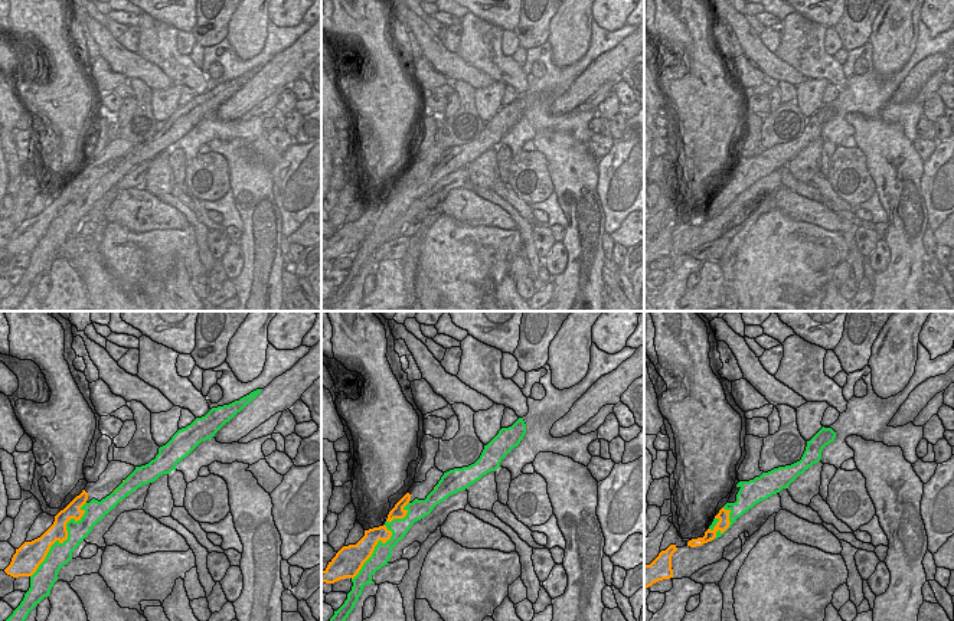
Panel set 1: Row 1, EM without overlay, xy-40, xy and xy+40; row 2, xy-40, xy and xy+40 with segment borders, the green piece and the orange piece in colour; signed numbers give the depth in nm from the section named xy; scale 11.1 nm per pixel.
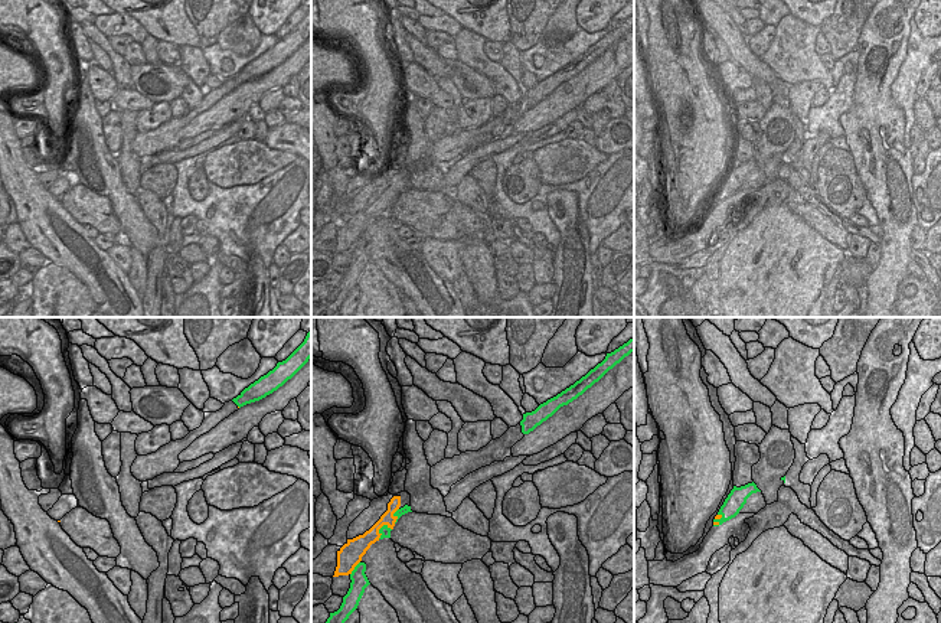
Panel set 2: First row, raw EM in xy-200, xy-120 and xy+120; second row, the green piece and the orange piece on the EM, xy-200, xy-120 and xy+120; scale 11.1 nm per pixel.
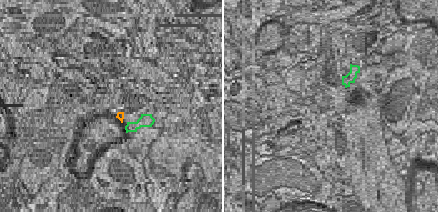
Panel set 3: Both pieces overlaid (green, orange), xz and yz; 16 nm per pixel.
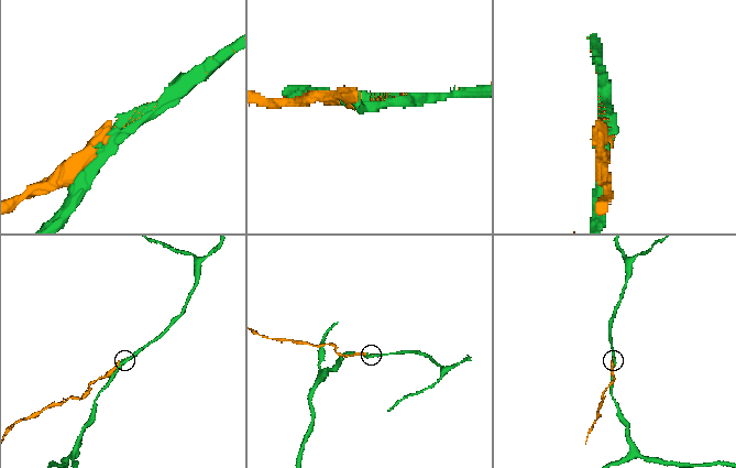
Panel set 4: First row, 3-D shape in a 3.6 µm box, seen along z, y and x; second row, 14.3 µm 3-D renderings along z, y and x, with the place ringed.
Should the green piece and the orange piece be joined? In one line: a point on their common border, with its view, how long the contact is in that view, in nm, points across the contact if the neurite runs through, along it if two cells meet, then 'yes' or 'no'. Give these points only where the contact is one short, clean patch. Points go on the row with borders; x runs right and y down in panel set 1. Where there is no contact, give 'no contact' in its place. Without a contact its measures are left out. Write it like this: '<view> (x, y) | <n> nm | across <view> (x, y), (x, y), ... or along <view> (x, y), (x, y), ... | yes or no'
xy-40 (67, 539) | 1050 nm | no

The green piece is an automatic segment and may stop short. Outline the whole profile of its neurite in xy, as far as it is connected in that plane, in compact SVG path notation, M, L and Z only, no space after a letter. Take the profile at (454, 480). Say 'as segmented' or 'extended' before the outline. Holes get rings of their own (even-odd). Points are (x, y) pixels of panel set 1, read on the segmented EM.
as segmented | M519 418L509 428L501 428L499 434L487 445L484 445L480 458L474 464L444 473L435 488L427 496L425 500L415 499L404 507L404 510L408 511L404 519L393 519L391 523L385 522L386 529L392 532L391 539L385 543L382 540L378 542L372 556L363 563L359 573L352 579L353 586L347 594L347 599L337 611L334 611L330 621L346 621L362 595L363 586L367 584L375 584L372 581L372 575L382 566L389 565L388 560L392 556L392 549L399 540L404 539L415 522L428 516L437 504L450 496L468 488L487 473L496 471L500 467L501 460L520 444L525 434L526 424L523 418Z

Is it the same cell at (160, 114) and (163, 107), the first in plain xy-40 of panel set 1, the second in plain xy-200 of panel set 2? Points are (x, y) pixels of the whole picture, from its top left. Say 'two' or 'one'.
one

